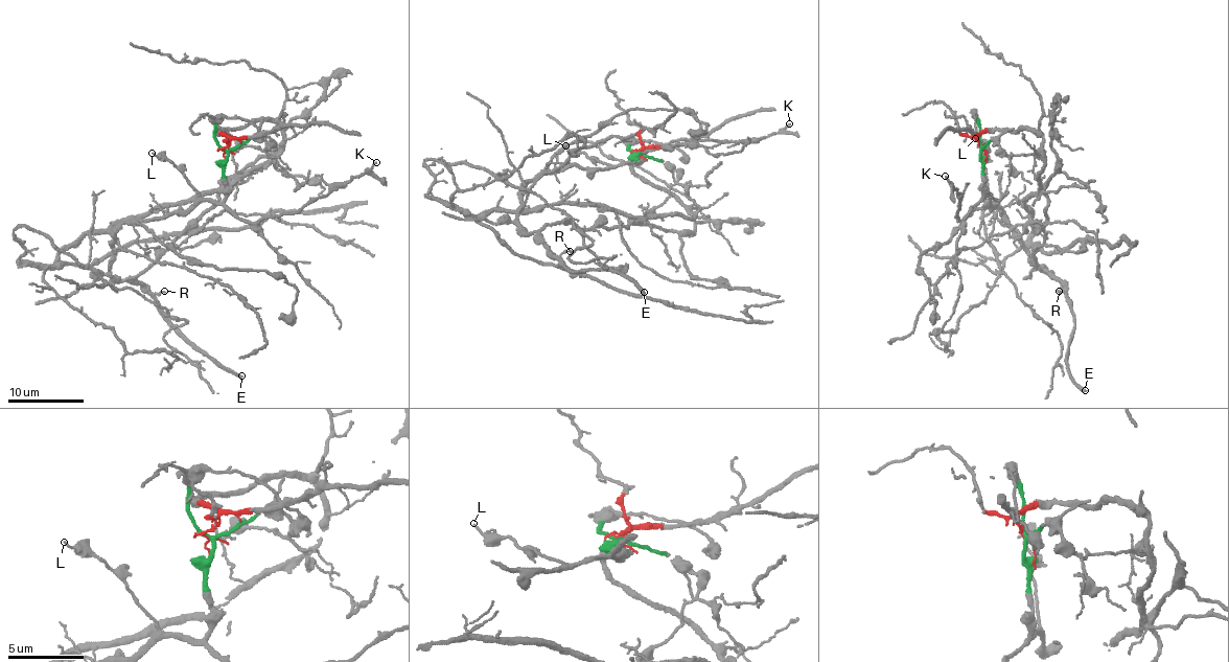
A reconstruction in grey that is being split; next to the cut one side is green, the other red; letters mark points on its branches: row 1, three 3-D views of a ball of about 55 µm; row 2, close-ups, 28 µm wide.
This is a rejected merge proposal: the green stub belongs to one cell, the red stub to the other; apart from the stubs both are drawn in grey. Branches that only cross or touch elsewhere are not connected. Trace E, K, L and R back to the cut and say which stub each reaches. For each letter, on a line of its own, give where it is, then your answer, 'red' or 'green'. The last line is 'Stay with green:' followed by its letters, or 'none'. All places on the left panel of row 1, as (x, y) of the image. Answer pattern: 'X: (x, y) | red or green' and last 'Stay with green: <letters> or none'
E: (241, 375) | green
K: (376, 162) | green
L: (152, 153) | green
R: (164, 291) | green
Stay with green: E, K, L, R

